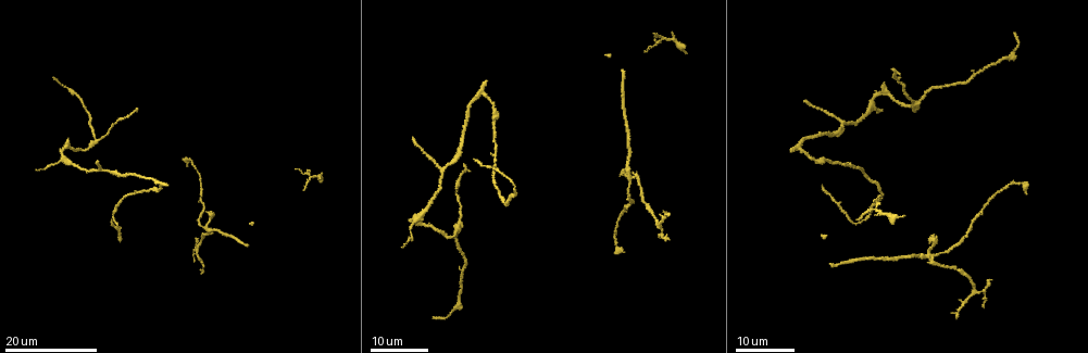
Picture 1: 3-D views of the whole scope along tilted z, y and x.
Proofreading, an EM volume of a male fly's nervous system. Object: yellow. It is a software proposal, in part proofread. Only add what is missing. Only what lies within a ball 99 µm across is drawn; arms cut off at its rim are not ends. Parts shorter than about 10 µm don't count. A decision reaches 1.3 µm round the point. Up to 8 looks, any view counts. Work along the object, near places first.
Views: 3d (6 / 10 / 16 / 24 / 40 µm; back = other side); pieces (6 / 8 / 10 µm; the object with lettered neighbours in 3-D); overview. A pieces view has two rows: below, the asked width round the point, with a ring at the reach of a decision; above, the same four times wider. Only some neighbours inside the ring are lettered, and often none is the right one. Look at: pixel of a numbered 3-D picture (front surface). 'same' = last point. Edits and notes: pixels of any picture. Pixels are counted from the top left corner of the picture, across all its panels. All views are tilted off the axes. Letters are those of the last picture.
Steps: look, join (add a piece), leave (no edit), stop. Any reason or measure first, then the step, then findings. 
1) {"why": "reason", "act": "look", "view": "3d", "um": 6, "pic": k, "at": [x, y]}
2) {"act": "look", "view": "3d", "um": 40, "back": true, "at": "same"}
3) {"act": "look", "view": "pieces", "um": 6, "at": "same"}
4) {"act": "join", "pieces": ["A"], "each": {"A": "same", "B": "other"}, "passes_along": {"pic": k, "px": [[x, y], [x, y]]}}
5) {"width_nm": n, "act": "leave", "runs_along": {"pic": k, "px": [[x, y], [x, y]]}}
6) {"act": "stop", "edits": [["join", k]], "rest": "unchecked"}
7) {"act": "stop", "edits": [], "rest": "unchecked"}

{"why": "branch stops here", "act": "look", "view": "3d", "um": 16, "pic": 1, "at": [205, 213]}

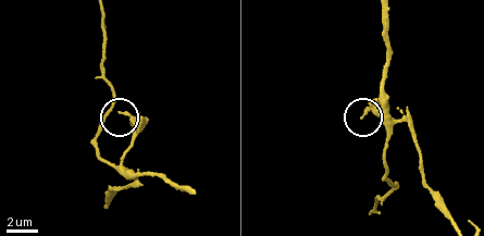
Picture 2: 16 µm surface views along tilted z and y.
{"why": "what lies round it", "act": "look", "view": "pieces", "um": 8, "pic": 2, "at": [364, 114]}

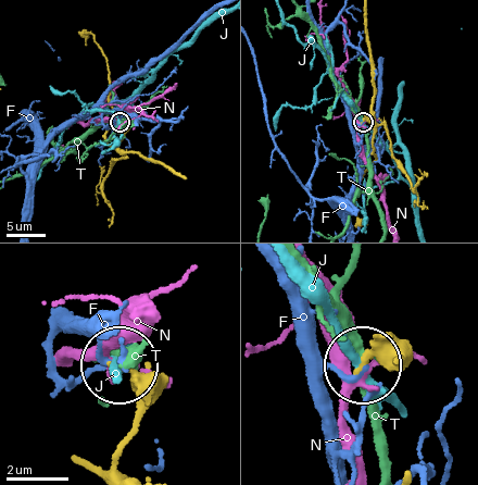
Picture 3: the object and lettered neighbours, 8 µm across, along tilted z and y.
{"act": "leave", "each": {"F": "other", "J": "other", "N": "other", "T": "other"}, "found": "none of them fits"}

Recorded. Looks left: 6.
{"why": "branch stops here", "act": "look", "view": "3d", "um": 24, "pic": 1, "at": [662, 212]}

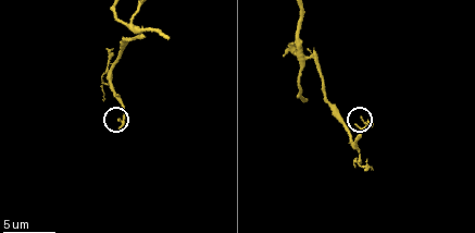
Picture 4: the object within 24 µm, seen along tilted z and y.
{"act": "look", "view": "pieces", "um": 10, "pic": 4, "at": [363, 118]}

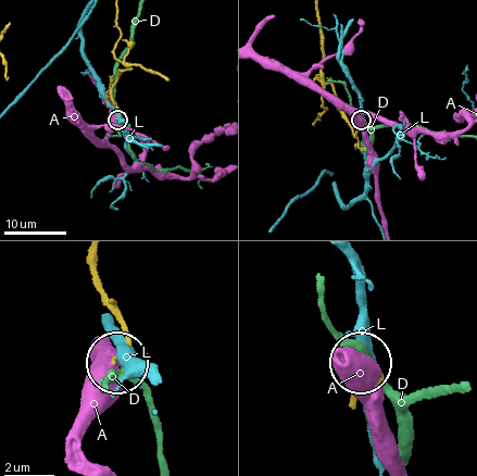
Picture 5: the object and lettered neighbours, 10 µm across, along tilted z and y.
{"width_nm": 100, "act": "leave", "each": {"A": "other", "D": "other", "L": "other"}, "found": "none of them fits"}

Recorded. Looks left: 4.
{"why": "free end", "act": "look", "view": "pieces", "um": 6, "pic": 4, "at": [108, 48]}

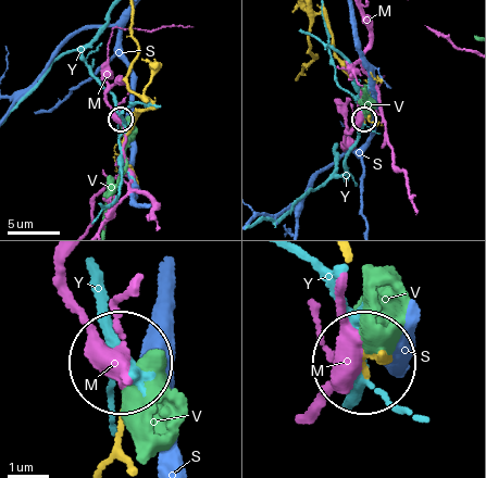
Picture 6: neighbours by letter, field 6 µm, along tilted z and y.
{"width_nm": 210, "act": "leave", "each": {"M": "other", "S": "other", "V": "other", "Y": "other"}, "found": "none of them fits"}

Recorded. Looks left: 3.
{"why": "end of a long branch", "act": "look", "view": "3d", "um": 24, "pic": 1, "at": [1027, 195]}

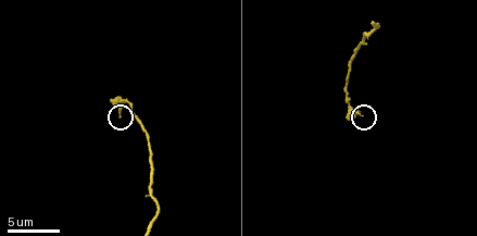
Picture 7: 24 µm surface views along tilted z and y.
{"act": "look", "view": "pieces", "um": 6, "pic": 7, "at": [118, 117]}

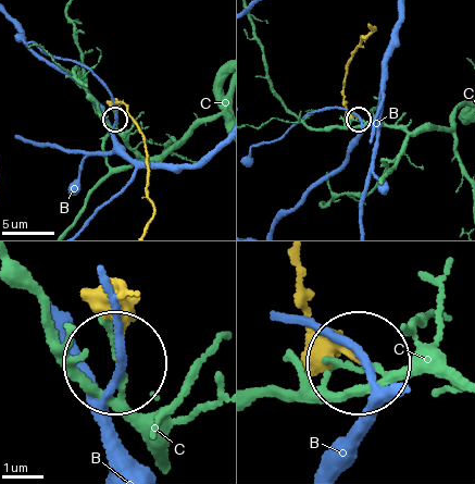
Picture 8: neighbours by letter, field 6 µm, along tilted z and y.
{"act": "leave", "each": {"B": "other", "C": "other"}, "found": "no lettered piece goes on from it"}

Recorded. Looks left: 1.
{"act": "stop", "edits": [], "rest": "unchecked"}

